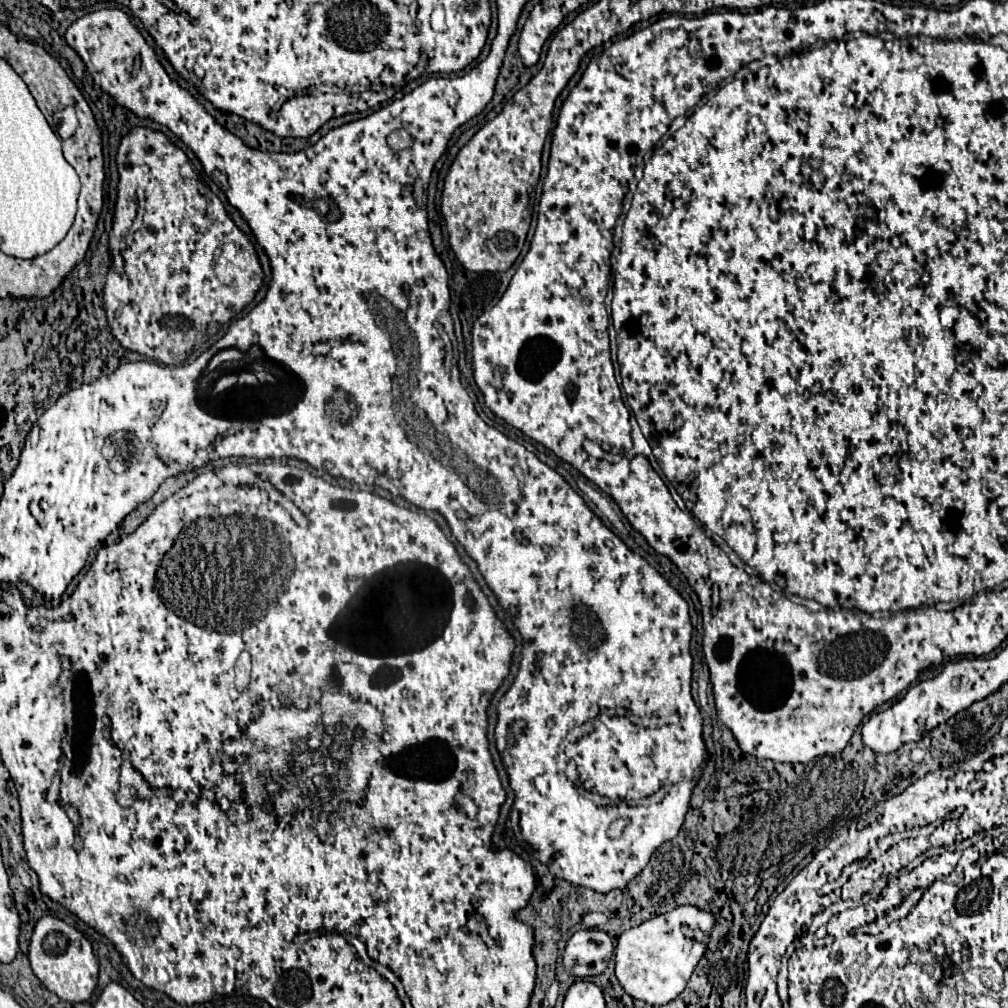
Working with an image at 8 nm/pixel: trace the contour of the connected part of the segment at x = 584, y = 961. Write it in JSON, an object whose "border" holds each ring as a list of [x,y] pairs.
{"border":[[[578,930],[564,948],[564,968],[578,978],[602,974],[612,958],[614,944],[602,930]]]}

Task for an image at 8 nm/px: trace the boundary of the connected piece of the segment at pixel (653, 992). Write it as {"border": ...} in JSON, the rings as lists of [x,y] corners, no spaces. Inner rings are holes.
{"border":[[[686,904],[622,932],[616,946],[616,978],[622,988],[632,998],[644,1000],[652,1006],[668,1004],[674,1000],[684,990],[688,974],[694,972],[698,960],[702,958],[718,918],[720,914],[716,912],[706,912]],[[698,932],[704,932],[706,936],[690,936]]]}

